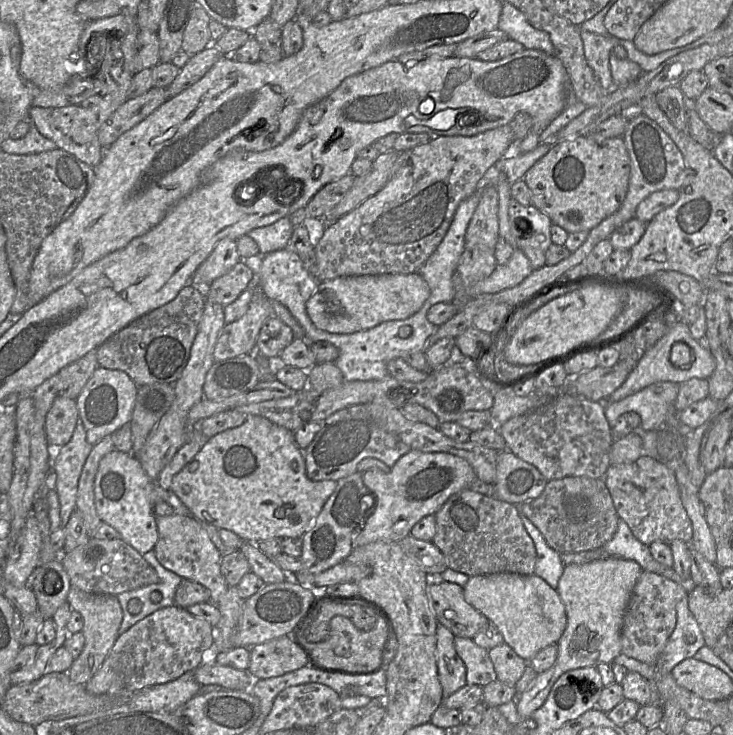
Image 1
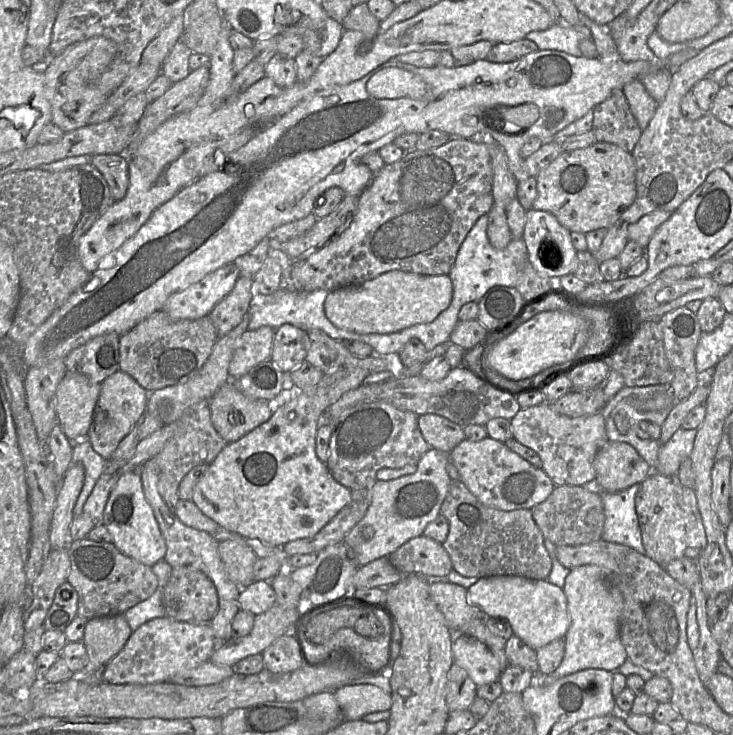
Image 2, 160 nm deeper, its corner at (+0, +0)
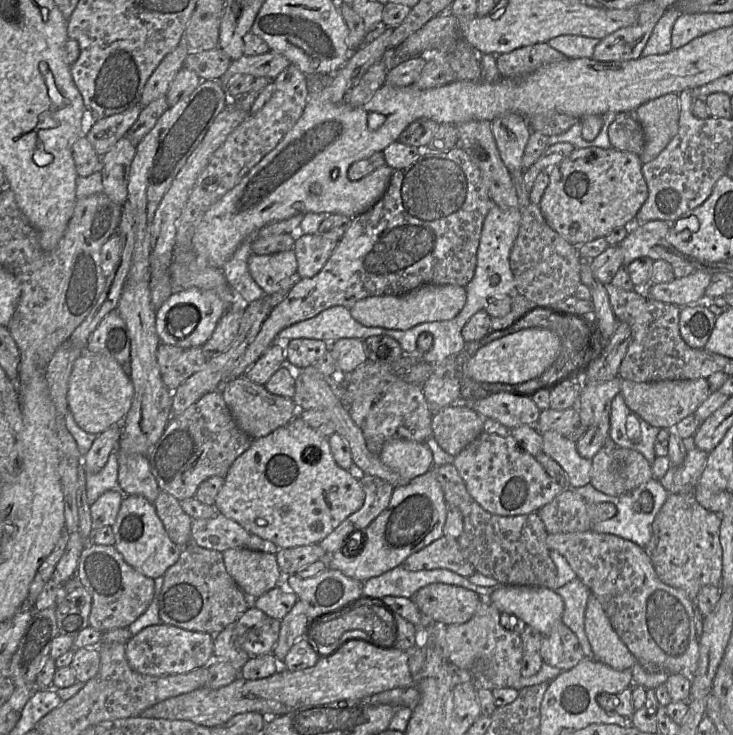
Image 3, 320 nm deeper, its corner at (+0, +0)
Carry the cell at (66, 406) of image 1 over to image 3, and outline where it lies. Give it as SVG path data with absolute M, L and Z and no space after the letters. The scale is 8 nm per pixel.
M84 352L74 363L68 382L67 402L78 426L89 434L100 435L109 428L119 427L130 410L134 387L123 366L106 354Z

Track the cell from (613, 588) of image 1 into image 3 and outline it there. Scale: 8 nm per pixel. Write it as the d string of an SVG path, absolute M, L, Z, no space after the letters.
M593 594L587 602L585 633L594 659L616 670L632 668L636 664L636 658L614 630L601 603Z

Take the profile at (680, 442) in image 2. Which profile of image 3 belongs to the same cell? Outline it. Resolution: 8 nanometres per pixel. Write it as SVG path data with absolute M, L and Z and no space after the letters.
M693 437L683 441L687 447L683 464L671 466L659 480L669 493L692 493L706 465L708 454L694 445Z

